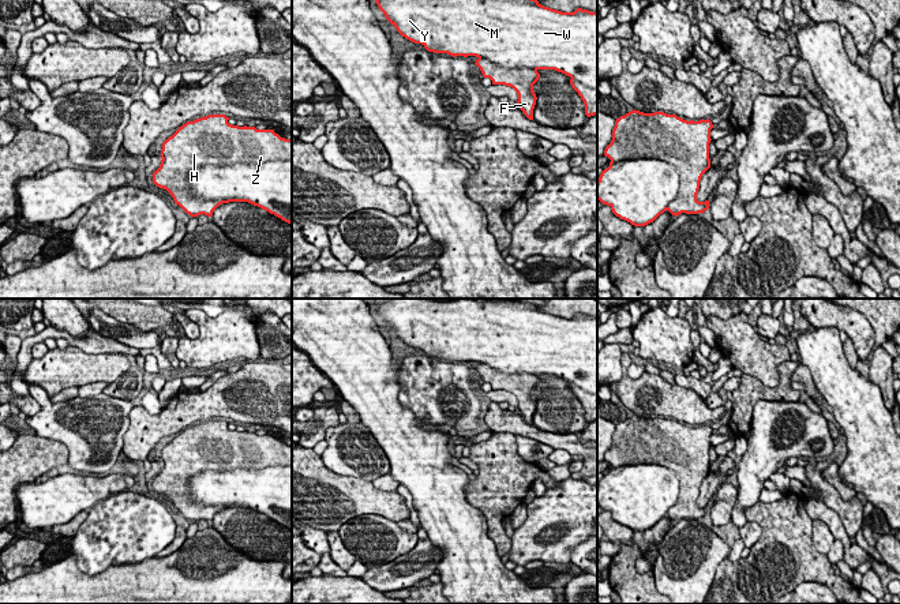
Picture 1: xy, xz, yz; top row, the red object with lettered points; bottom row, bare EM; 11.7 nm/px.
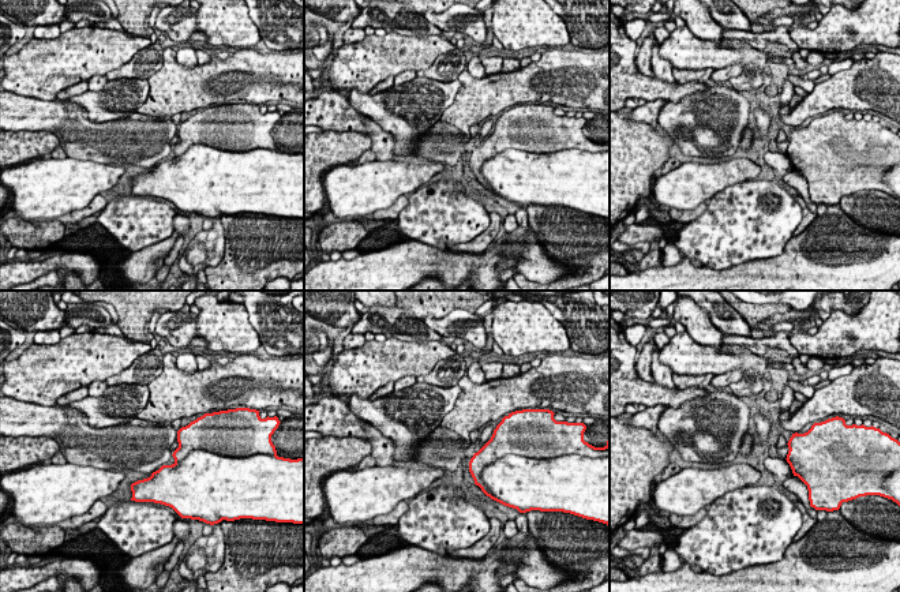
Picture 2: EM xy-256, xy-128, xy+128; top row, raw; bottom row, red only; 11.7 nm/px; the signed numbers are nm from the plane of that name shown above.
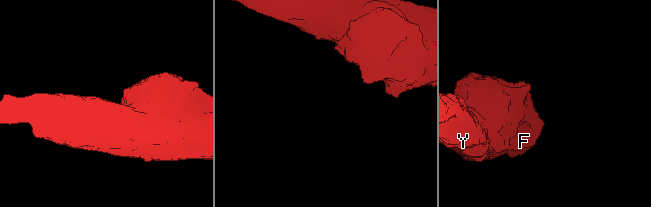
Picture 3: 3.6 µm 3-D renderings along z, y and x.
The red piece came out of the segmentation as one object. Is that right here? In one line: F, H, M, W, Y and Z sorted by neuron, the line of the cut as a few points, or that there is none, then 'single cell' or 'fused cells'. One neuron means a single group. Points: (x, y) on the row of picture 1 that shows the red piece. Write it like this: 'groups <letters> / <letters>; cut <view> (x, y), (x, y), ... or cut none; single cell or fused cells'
groups F H Z / M W Y; cut xy (291, 158), (199, 165), (188, 172), (186, 182); fused cells

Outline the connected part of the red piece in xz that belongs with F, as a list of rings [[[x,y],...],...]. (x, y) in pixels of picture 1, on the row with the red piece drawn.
[[[477,59],[475,64],[480,68],[484,78],[492,80],[492,85],[513,87],[518,94],[517,105],[529,120],[533,120],[533,109],[537,100],[533,85],[540,78],[536,70],[503,68],[487,59]]]

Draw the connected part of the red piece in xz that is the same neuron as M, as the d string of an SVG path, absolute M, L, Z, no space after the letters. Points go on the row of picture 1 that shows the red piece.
M375 0L386 19L406 40L421 44L428 52L455 56L476 56L487 59L503 68L555 70L581 82L584 86L597 89L597 12L577 8L574 12L562 12L541 5L537 0Z

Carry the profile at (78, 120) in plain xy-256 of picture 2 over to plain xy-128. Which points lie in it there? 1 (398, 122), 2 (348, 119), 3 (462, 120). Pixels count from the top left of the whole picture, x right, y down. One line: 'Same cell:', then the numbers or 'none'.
Same cell: 2

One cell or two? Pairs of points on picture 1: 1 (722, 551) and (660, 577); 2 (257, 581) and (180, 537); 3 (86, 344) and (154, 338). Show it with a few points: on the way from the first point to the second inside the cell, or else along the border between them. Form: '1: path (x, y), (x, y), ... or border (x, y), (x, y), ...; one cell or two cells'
1: path (708, 567), (692, 584), (677, 584); one cell
2: border (187, 539), (175, 551), (157, 558); two cells
3: border (90, 327), (138, 349); two cells

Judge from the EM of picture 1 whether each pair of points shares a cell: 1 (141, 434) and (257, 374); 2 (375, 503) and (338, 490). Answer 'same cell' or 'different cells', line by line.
1: same cell
2: same cell

